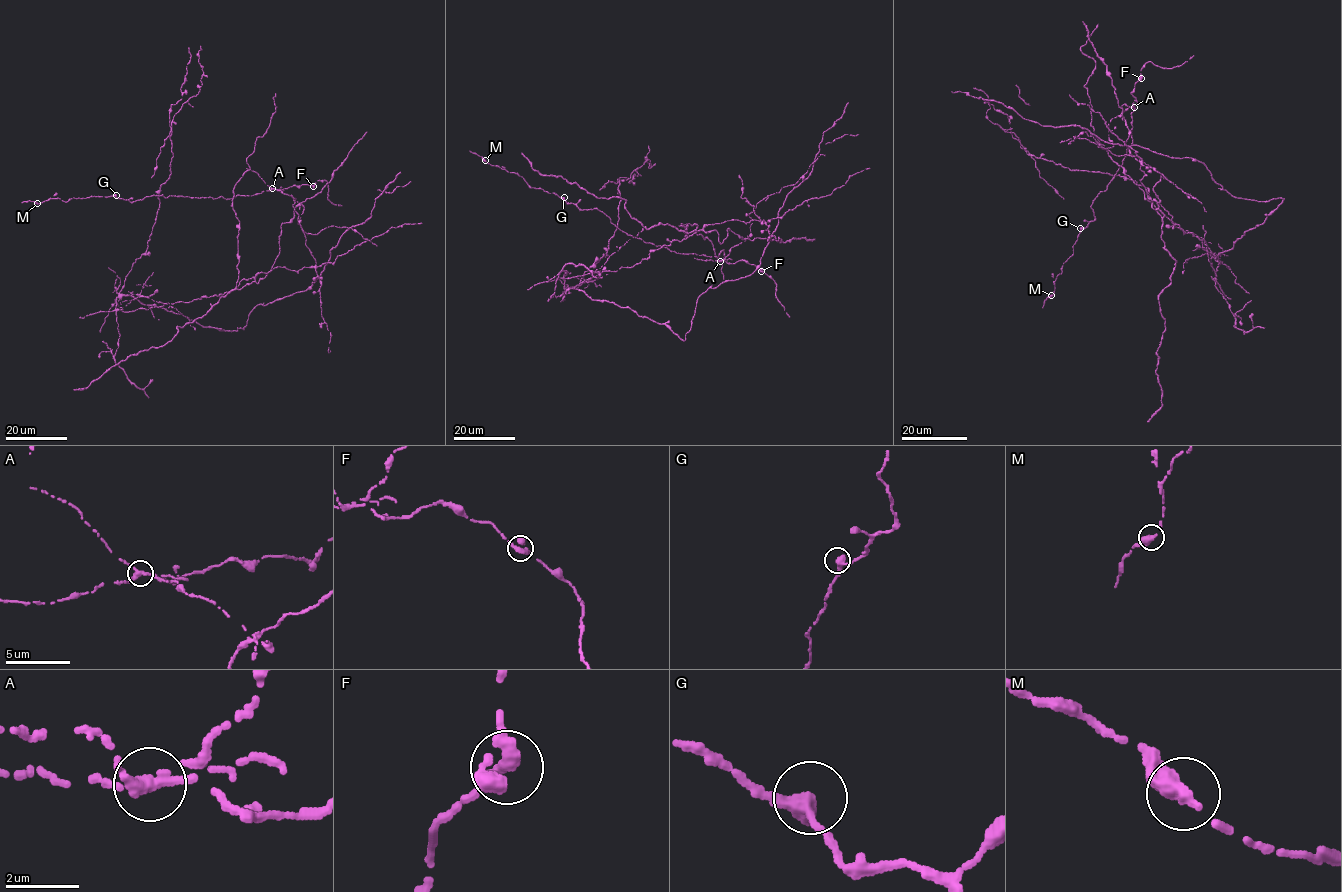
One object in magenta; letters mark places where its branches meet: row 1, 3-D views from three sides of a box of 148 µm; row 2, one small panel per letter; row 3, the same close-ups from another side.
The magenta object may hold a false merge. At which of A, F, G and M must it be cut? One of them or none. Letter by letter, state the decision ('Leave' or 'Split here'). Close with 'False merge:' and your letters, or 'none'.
A: Split here
F: Leave
G: Leave
M: Leave
False merge: A

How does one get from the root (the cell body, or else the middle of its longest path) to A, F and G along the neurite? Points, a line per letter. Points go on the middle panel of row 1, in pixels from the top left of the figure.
A: (617, 270), (701, 229), (715, 230), (720, 244), (728, 229), (746, 238), (720, 261)
F: (617, 270), (701, 229), (715, 230), (722, 243), (728, 229), (746, 238), (726, 262), (743, 260), (761, 271)
G: (617, 270), (701, 229), (715, 230), (720, 244), (728, 229), (746, 238), (722, 260), (676, 253), (564, 197)

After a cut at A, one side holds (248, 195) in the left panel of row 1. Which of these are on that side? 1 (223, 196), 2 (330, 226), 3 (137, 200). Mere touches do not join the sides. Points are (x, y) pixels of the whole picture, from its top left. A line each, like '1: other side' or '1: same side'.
1: same side
2: other side
3: same side

